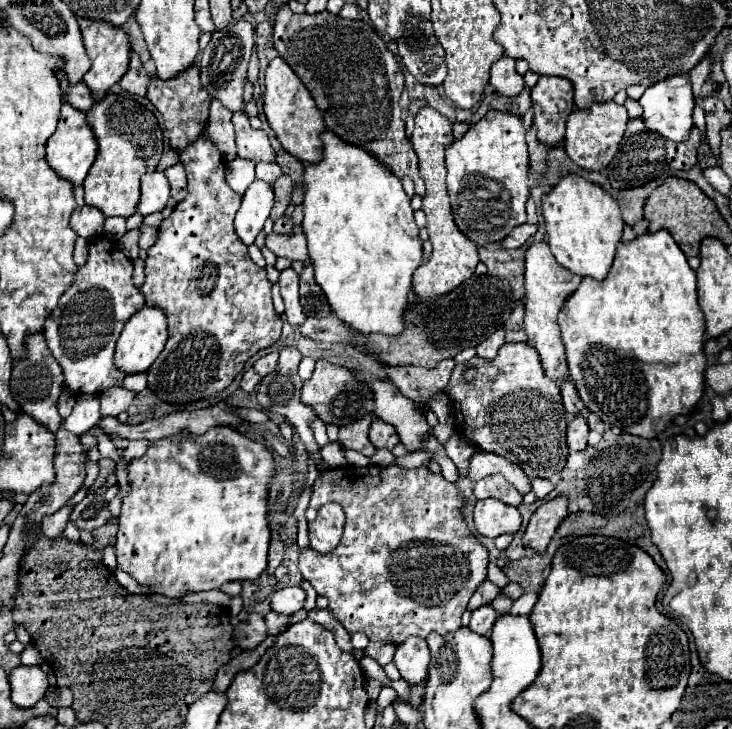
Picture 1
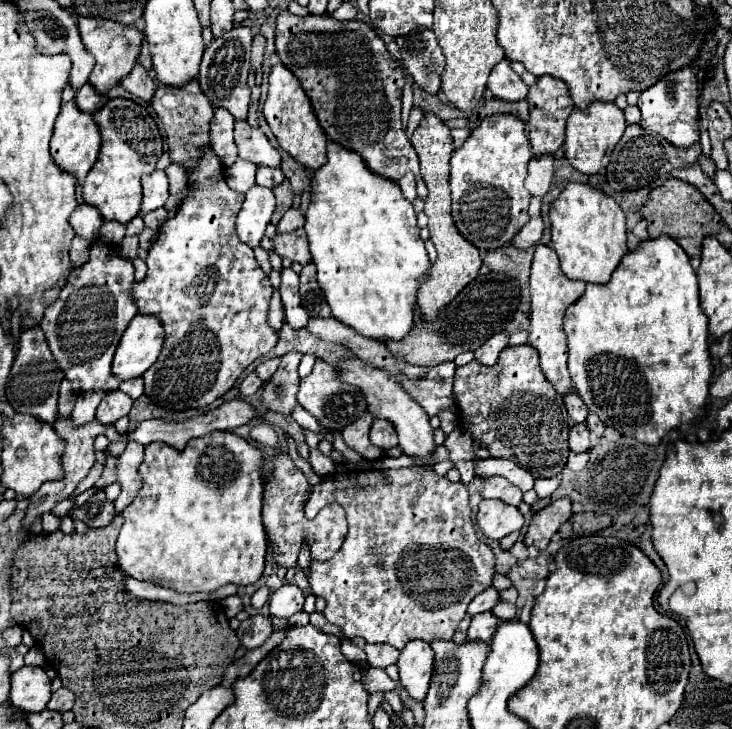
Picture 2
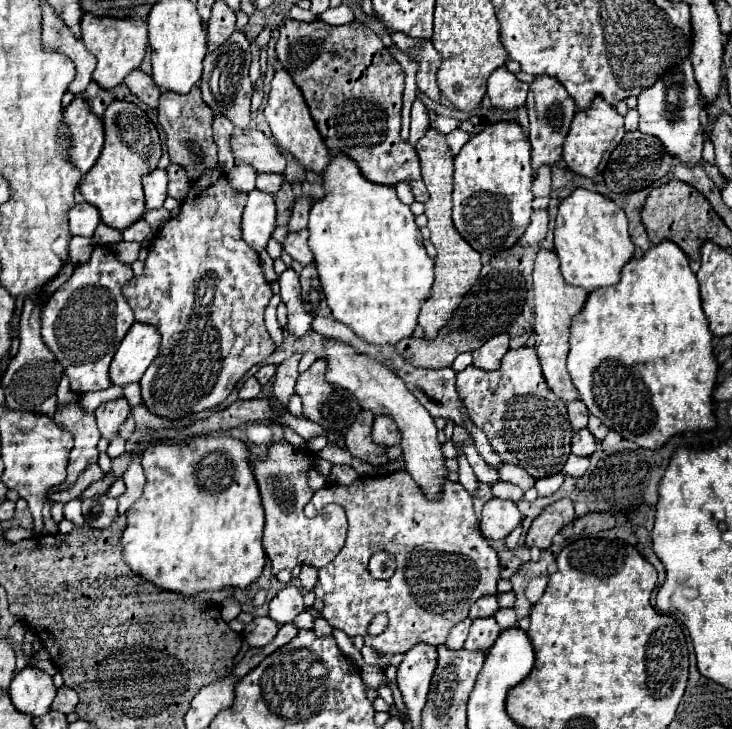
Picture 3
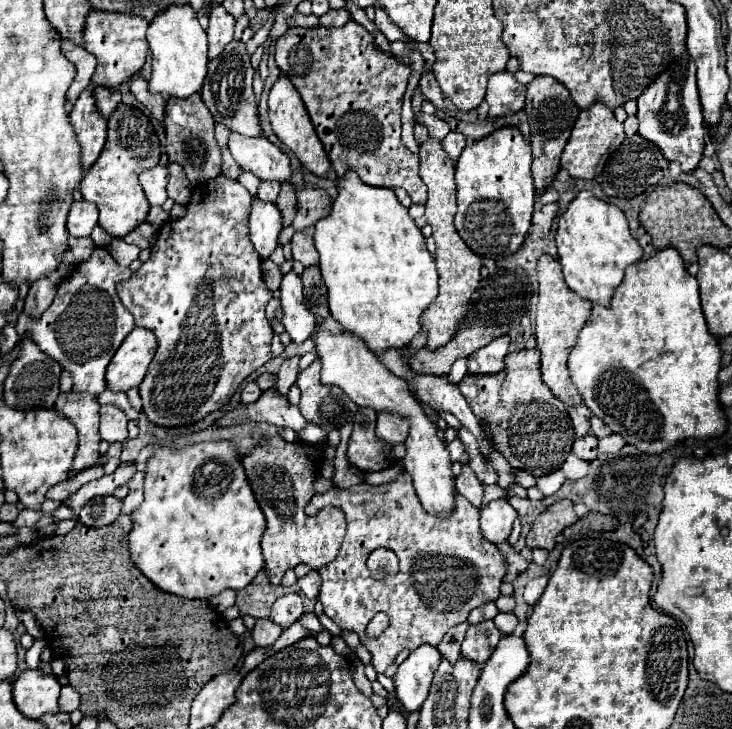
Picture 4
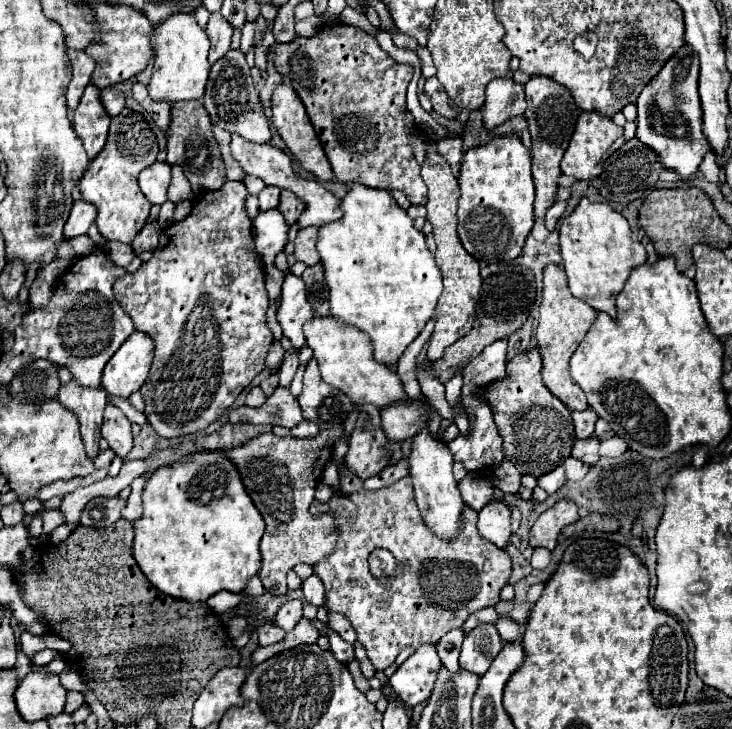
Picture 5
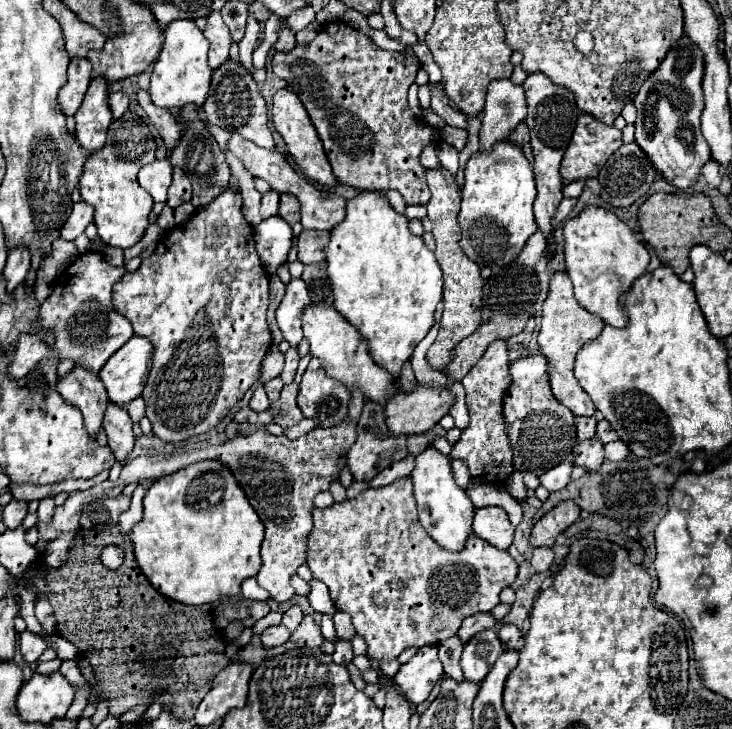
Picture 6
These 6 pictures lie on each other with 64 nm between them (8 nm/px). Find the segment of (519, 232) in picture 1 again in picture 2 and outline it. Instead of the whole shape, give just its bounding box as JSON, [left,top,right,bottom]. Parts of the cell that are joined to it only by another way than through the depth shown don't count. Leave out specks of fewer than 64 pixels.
[510,218,544,248]

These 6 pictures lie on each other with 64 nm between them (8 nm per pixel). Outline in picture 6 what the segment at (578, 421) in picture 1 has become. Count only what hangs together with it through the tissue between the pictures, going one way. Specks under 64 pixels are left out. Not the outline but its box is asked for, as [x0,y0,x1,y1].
[574,438,604,472]

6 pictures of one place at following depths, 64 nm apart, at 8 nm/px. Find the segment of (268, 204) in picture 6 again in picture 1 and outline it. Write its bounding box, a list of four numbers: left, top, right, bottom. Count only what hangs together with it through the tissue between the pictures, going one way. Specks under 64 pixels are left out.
[256,162,282,184]

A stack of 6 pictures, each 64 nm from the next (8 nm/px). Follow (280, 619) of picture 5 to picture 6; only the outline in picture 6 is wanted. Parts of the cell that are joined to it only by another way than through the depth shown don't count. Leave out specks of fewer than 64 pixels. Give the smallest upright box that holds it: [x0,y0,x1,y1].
[282,604,302,632]

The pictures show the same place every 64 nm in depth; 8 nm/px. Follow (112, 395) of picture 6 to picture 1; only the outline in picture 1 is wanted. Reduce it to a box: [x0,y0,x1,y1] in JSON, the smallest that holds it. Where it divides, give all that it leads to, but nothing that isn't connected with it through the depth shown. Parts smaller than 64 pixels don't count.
[116,306,168,372]

